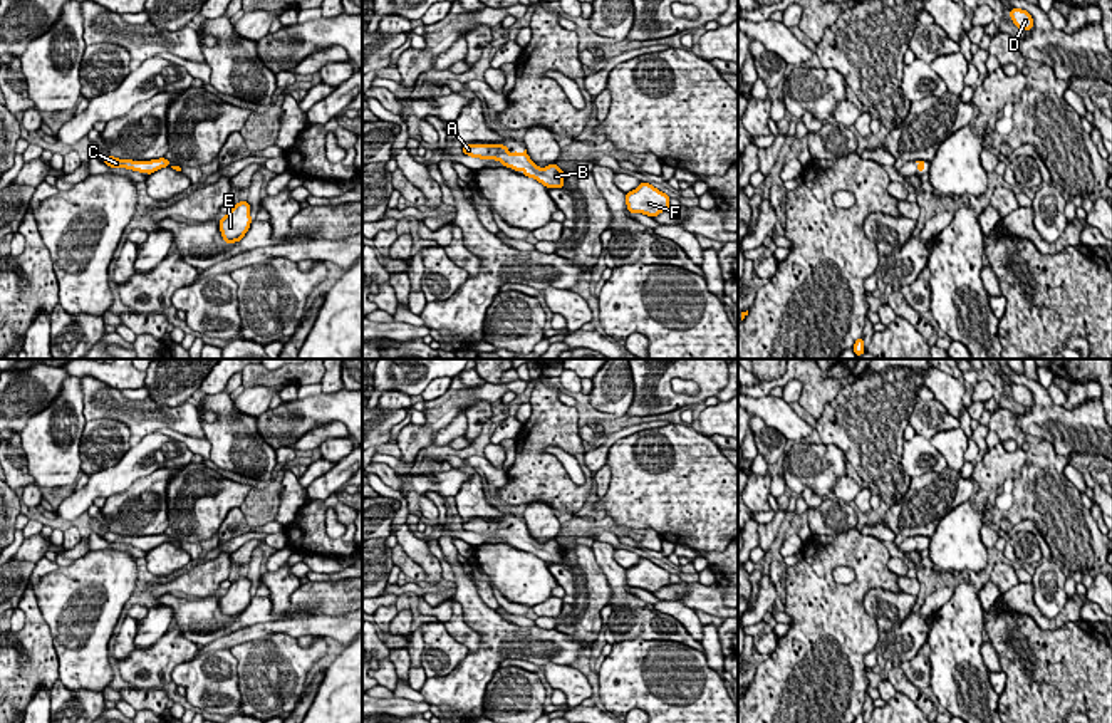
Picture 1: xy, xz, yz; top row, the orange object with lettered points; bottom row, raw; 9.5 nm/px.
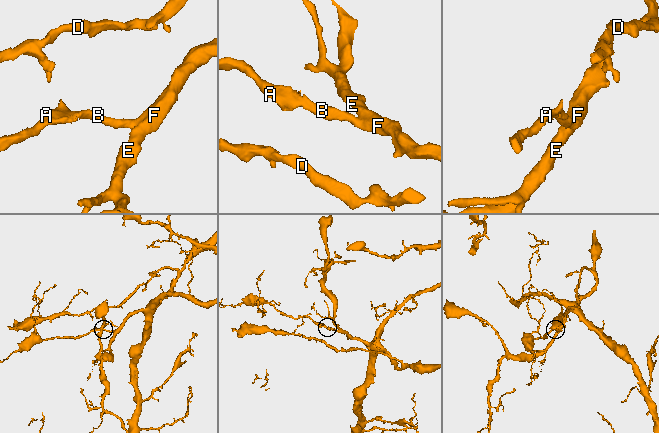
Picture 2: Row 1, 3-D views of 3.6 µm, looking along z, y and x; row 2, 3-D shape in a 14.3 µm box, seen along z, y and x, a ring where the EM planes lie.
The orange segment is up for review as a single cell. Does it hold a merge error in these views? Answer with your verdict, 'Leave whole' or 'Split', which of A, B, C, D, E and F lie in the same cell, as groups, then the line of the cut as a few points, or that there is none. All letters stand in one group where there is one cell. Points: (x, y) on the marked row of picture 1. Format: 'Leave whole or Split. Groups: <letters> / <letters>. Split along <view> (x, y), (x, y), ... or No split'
Leave whole. Groups: A B C D E F. No split

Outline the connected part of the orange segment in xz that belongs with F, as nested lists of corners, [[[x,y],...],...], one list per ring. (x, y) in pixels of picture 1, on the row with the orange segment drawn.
[[[641,183],[634,191],[626,193],[627,210],[631,213],[644,213],[657,216],[661,211],[671,210],[669,196],[656,190],[649,183]]]

